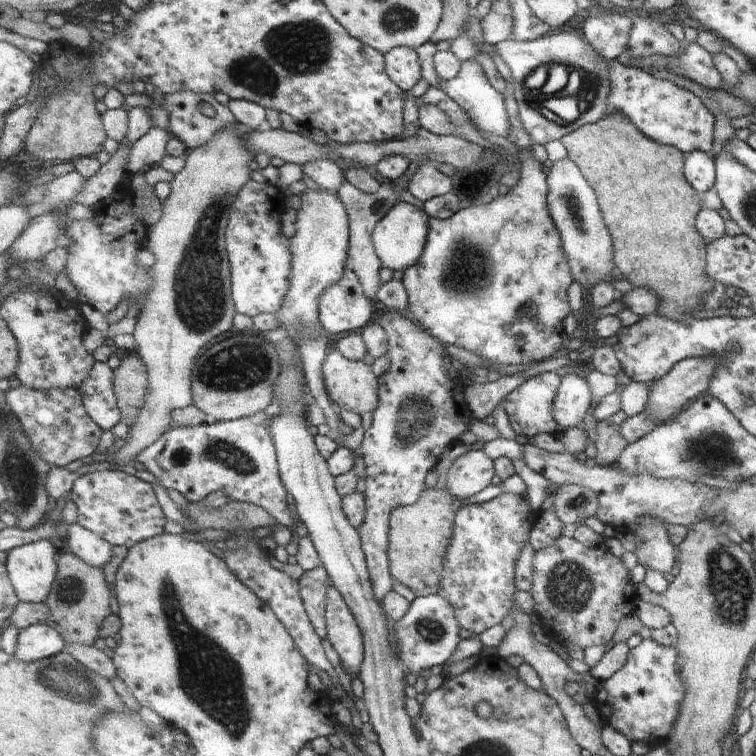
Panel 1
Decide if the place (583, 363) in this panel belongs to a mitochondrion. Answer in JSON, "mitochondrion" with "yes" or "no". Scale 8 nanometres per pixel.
{"mitochondrion":"no"}

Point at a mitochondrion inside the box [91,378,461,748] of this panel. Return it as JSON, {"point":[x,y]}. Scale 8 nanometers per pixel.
{"point":[209,675]}

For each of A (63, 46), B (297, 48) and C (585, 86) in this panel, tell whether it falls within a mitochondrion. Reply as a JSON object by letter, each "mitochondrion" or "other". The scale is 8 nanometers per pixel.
{"A":"other","B":"mitochondrion","C":"mitochondrion"}

